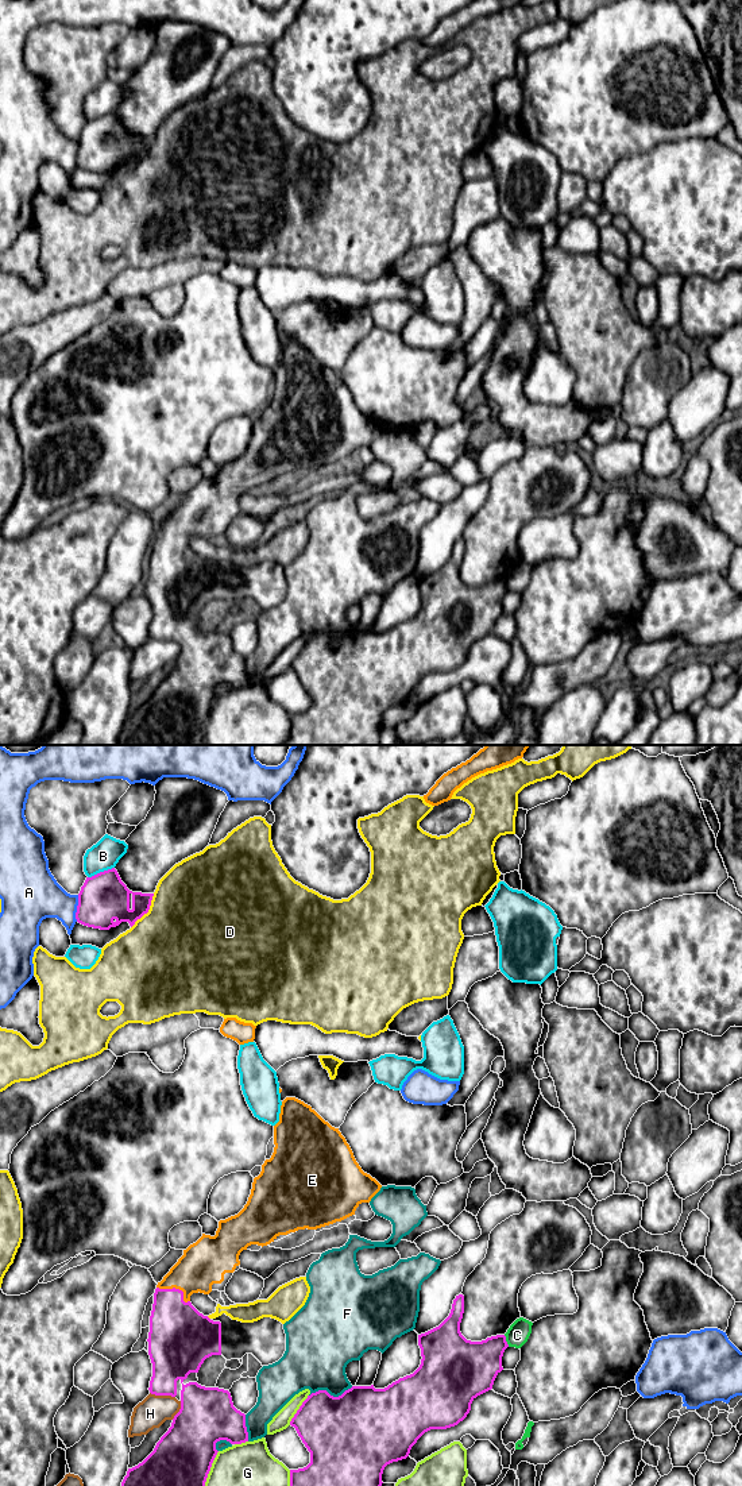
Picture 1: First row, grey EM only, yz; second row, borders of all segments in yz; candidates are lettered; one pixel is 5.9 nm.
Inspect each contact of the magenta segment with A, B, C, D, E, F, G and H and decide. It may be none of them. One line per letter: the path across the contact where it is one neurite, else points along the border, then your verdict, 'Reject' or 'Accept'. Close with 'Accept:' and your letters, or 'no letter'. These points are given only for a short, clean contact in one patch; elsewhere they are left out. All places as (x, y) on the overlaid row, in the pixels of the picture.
A: Reject
B: Reject
C: Reject
D: Reject
E: Path across: yz (178, 1331), (177, 1289), (205, 1262). Accept
F: Reject
G: Reject
H: Reject
Accept: E

